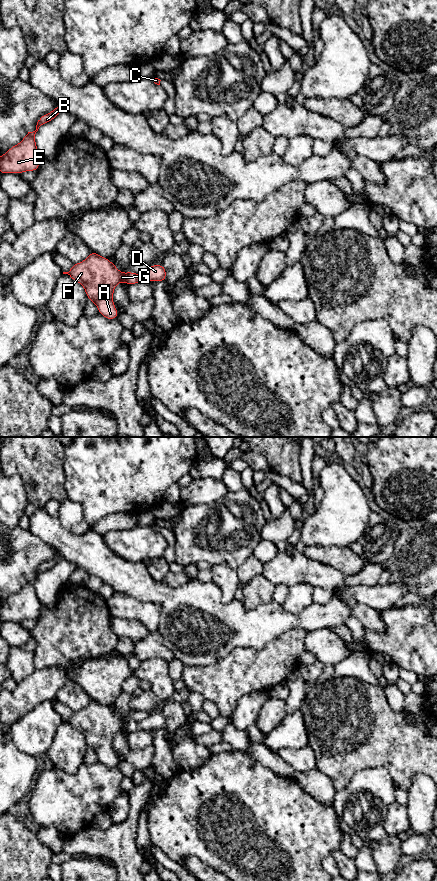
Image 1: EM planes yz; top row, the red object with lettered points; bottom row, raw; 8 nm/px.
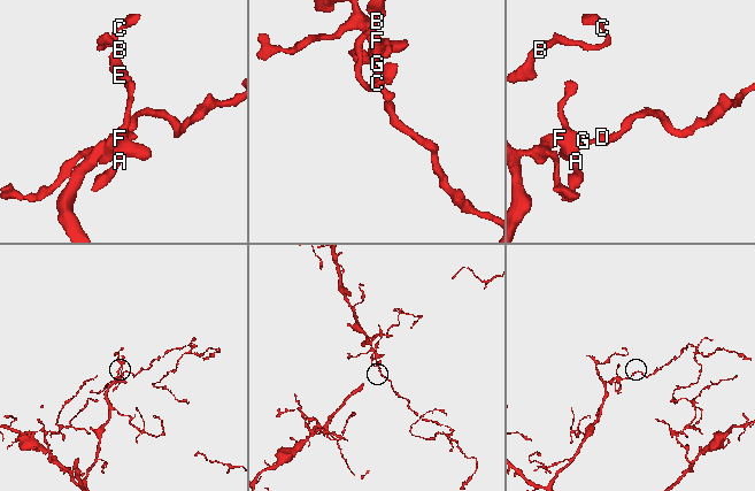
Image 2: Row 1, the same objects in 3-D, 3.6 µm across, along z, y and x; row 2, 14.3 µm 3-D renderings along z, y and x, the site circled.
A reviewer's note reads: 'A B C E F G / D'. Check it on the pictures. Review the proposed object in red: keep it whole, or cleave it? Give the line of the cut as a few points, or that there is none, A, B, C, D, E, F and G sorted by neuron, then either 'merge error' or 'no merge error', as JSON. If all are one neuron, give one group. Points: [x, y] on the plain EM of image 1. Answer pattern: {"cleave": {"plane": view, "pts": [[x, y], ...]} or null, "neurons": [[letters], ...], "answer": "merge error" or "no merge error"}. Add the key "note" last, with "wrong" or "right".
{"cleave": null, "neurons": [["A", "B", "C", "D", "E", "F", "G"]], "answer": "no merge error", "note": "wrong"}

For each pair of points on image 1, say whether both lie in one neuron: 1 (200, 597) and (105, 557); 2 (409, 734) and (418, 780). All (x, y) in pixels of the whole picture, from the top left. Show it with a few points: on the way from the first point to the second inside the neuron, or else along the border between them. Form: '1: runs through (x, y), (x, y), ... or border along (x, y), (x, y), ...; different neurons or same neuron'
1: runs through (176, 597), (167, 597), (147, 590), (129, 578); same neuron
2: border along (426, 774), (415, 774), (410, 786), (406, 790); different neurons

